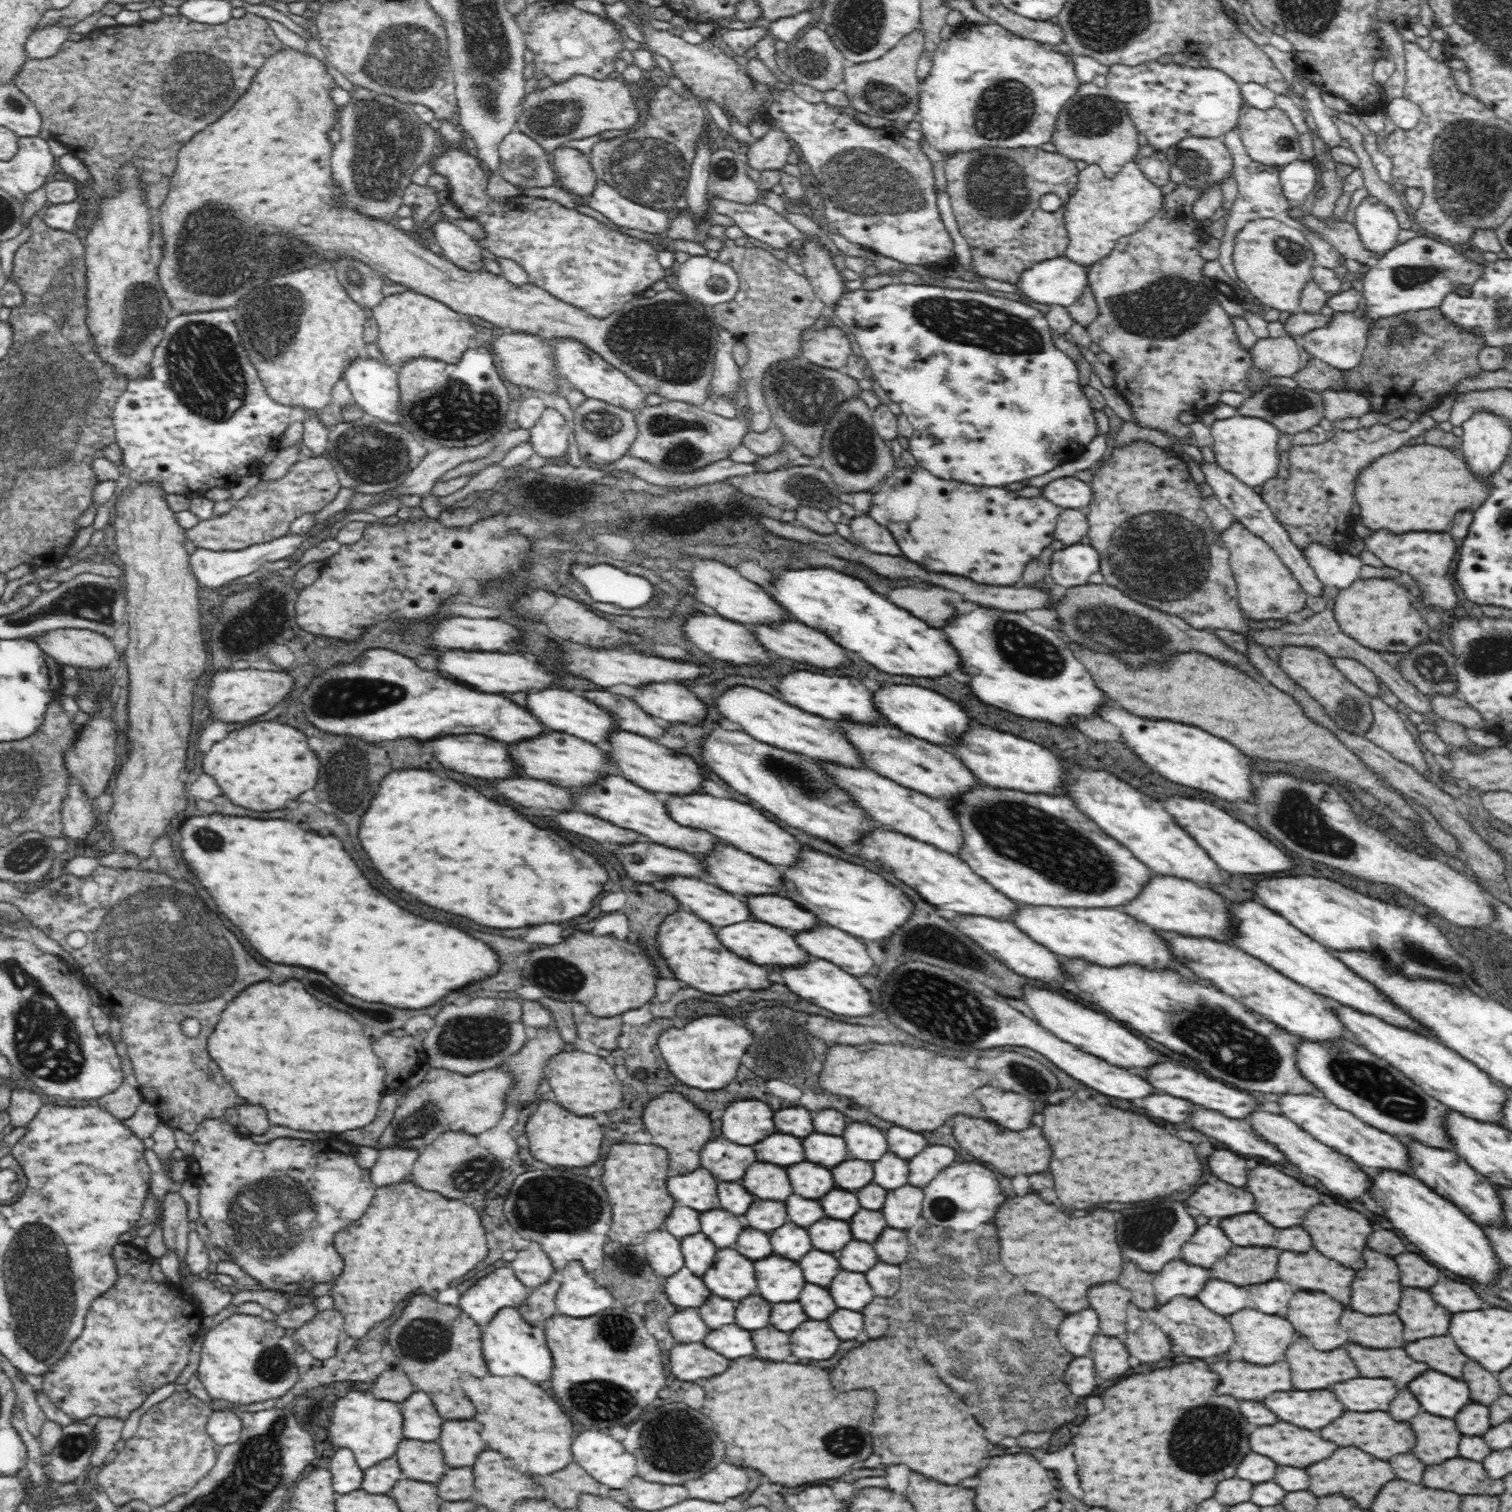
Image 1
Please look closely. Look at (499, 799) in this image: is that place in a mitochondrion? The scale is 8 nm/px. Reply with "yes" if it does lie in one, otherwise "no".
no

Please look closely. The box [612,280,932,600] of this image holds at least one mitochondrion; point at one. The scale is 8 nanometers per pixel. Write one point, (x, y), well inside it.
(804, 396)

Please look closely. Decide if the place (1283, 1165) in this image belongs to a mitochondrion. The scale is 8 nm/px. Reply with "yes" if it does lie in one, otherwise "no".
no

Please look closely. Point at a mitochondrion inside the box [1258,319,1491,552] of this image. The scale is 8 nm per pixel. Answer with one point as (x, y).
(1279, 402)

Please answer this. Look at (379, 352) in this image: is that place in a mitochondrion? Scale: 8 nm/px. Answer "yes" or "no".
no

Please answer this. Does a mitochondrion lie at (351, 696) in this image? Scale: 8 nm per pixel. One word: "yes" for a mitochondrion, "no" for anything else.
yes

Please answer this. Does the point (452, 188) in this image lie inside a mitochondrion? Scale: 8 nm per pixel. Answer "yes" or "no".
no

